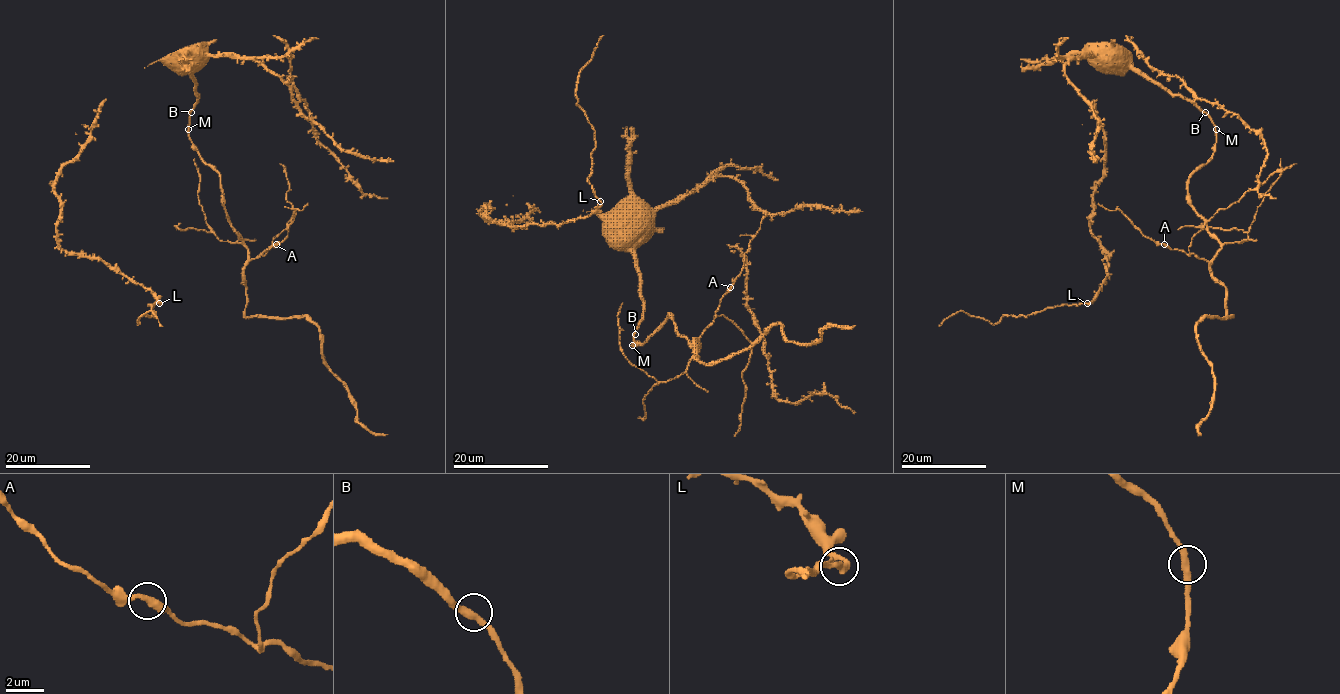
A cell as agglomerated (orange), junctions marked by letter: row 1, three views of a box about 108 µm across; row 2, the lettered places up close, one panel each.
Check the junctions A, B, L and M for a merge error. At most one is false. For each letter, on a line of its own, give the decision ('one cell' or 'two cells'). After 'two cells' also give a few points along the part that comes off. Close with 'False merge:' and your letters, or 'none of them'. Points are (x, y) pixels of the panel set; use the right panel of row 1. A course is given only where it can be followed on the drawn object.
A: one cell
B: one cell
L: two cells; foreign part runs (1087, 304), (1047, 307), (1024, 316), (1003, 315), (994, 324), (962, 311), (953, 313), (939, 326)
M: one cell
False merge: L

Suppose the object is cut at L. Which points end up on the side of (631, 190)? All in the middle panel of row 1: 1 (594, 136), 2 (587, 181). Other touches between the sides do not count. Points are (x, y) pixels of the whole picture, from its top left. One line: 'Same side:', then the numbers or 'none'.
Same side: none

